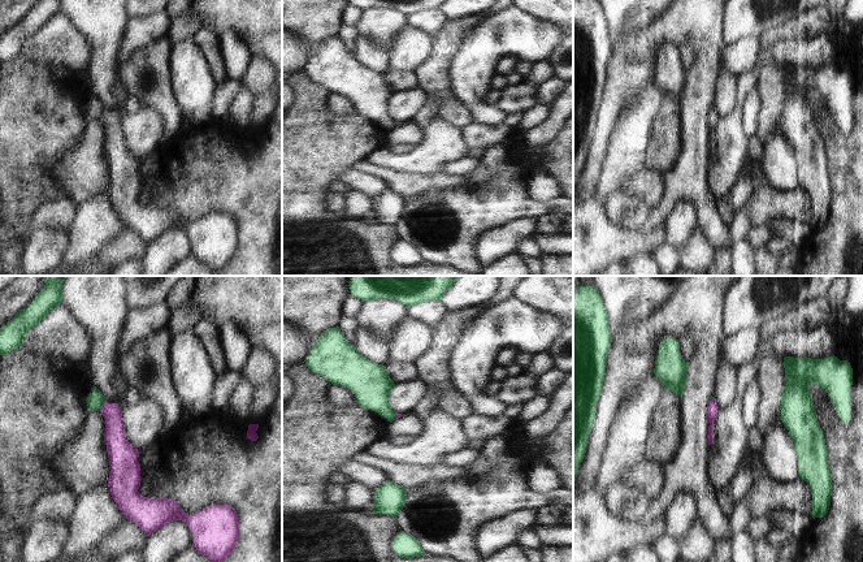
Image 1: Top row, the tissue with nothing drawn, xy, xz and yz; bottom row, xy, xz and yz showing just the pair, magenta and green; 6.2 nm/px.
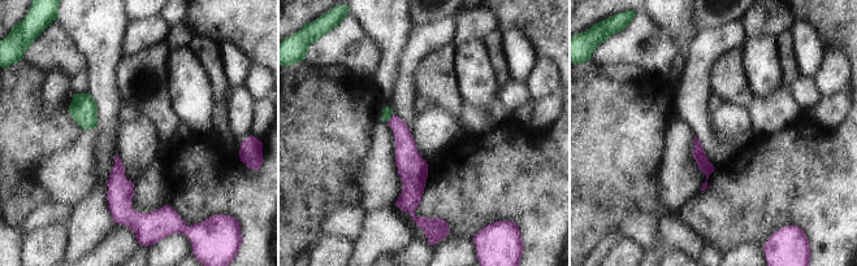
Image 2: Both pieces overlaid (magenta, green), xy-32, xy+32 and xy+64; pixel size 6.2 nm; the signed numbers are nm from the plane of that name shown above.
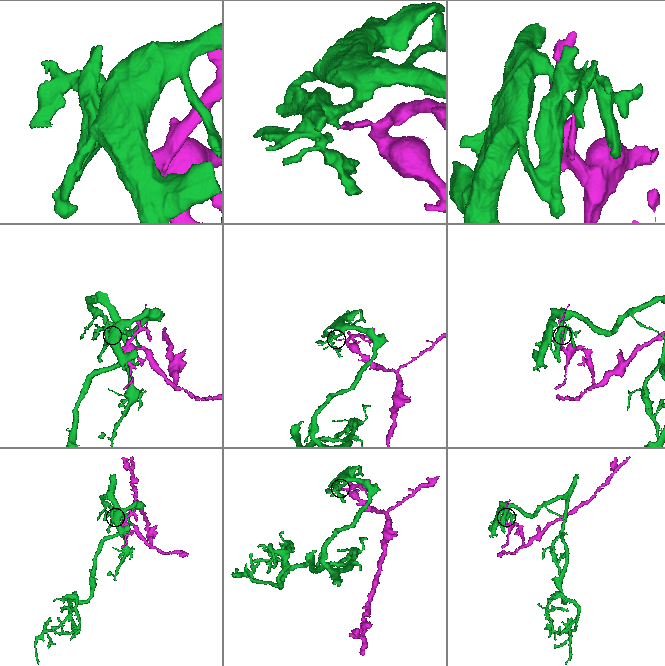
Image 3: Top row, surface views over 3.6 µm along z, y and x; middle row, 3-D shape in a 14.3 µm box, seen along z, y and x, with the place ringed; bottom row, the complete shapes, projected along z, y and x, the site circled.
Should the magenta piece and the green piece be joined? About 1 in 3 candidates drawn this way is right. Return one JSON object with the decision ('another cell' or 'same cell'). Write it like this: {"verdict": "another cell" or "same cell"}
{"verdict": "another cell"}

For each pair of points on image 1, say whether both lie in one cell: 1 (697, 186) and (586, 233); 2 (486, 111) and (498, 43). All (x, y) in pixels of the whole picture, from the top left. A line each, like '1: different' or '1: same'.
1: different
2: same

